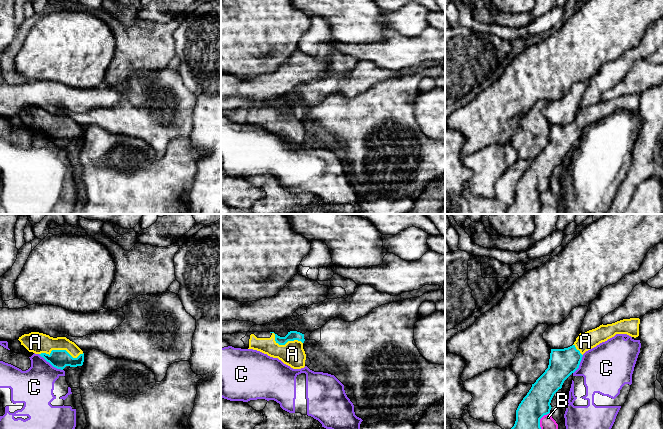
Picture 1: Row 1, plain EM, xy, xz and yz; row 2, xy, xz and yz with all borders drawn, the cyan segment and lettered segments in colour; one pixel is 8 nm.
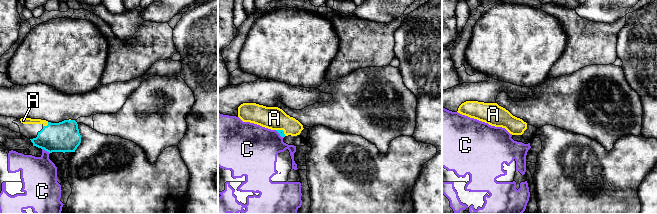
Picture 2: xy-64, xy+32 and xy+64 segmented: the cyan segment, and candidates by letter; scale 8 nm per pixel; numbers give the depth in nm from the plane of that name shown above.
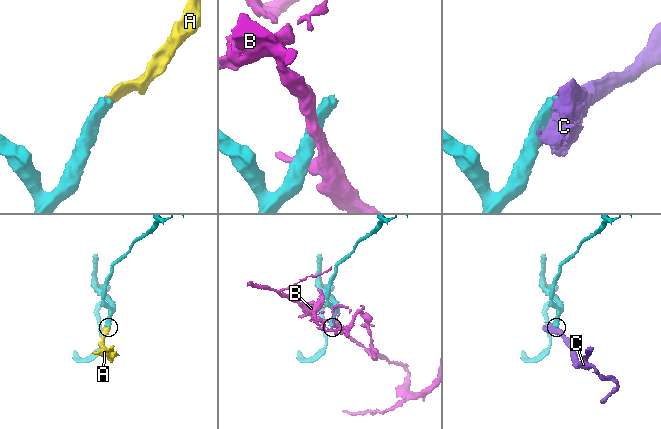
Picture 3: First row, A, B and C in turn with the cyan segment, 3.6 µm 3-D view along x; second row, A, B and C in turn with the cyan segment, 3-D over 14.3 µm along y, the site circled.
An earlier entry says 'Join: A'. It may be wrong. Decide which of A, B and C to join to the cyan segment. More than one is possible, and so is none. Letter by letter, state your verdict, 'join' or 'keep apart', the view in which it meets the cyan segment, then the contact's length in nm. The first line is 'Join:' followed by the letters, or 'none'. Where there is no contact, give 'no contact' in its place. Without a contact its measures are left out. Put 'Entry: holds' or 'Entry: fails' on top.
Entry: holds
Join: A
A: join; meets cyan in xy; contact 360 nm long
B: keep apart; meets cyan in yz; contact 220 nm long
C: keep apart; meets cyan in xy; contact 240 nm long

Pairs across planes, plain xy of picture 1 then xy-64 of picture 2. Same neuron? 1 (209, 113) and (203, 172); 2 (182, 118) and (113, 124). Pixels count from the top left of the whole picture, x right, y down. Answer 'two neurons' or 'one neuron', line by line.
1: one neuron
2: one neuron

